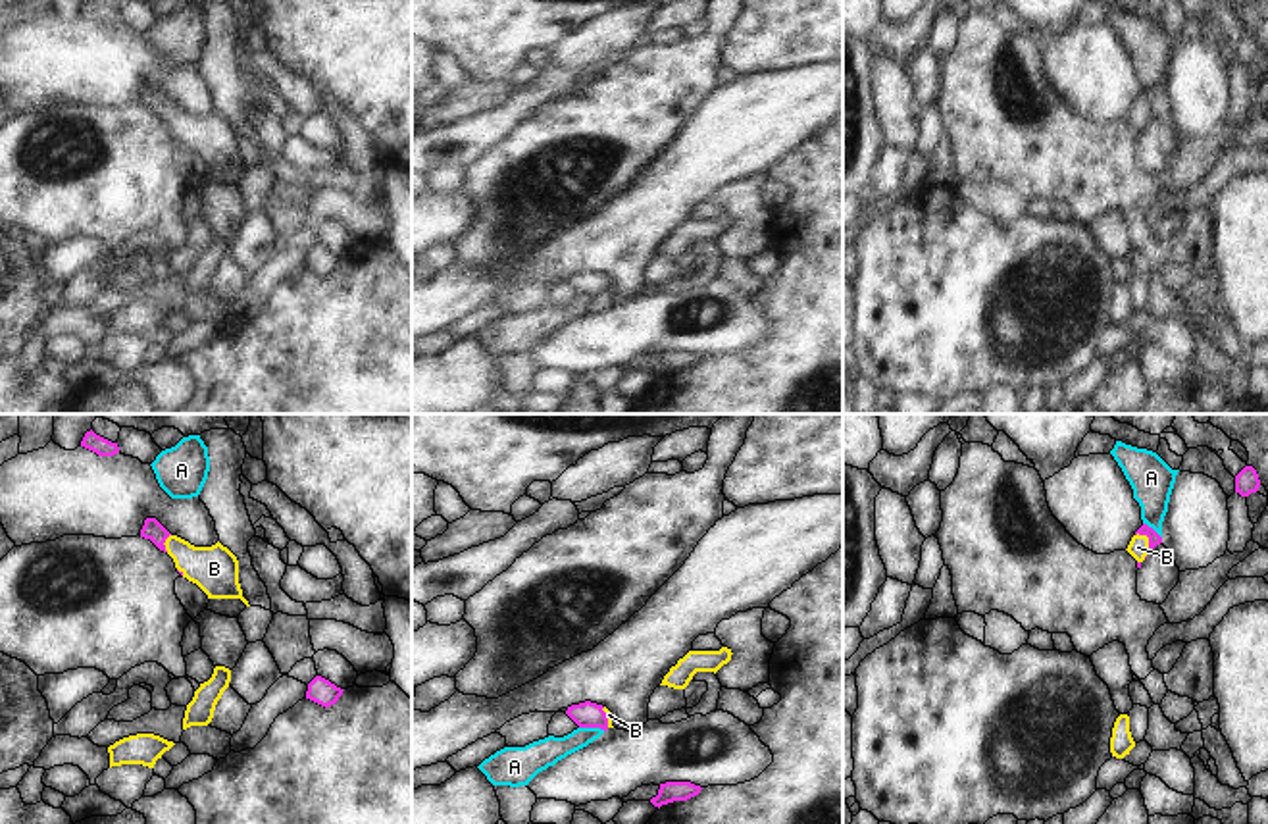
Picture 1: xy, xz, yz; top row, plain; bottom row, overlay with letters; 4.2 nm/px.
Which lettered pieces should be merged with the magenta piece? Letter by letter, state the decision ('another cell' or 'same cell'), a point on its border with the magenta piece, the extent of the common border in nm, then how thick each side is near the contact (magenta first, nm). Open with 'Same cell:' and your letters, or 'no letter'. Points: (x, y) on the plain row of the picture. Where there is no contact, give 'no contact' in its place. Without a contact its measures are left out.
Same cell: B
A: another cell; meets magenta in xz at (593, 295); contact 110 nm long; 110 nm thick on the magenta side, 120 nm on the other
B: same cell; meets magenta in yz at (1149, 112); contact 120 nm long; 50 nm thick on the magenta side, 90 nm on the other

